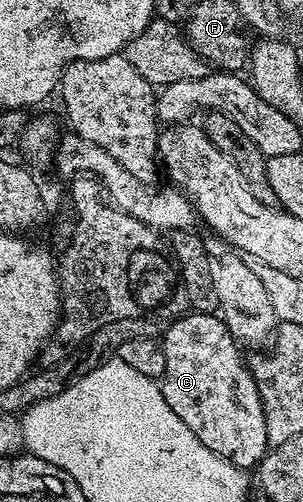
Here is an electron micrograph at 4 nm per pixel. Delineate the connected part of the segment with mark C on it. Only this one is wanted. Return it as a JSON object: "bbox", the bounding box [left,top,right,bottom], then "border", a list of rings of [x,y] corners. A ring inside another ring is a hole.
{"bbox":[160,312,270,467],"border":[[[214,312],[197,313],[183,313],[171,321],[174,322],[171,326],[165,327],[161,339],[164,348],[164,372],[160,379],[162,395],[168,408],[172,408],[172,412],[176,412],[176,416],[180,416],[180,420],[192,428],[204,448],[216,452],[221,458],[227,458],[234,466],[257,467],[270,446],[258,385],[250,372],[247,359],[242,359],[243,351],[239,342],[234,339],[225,321]]]}

